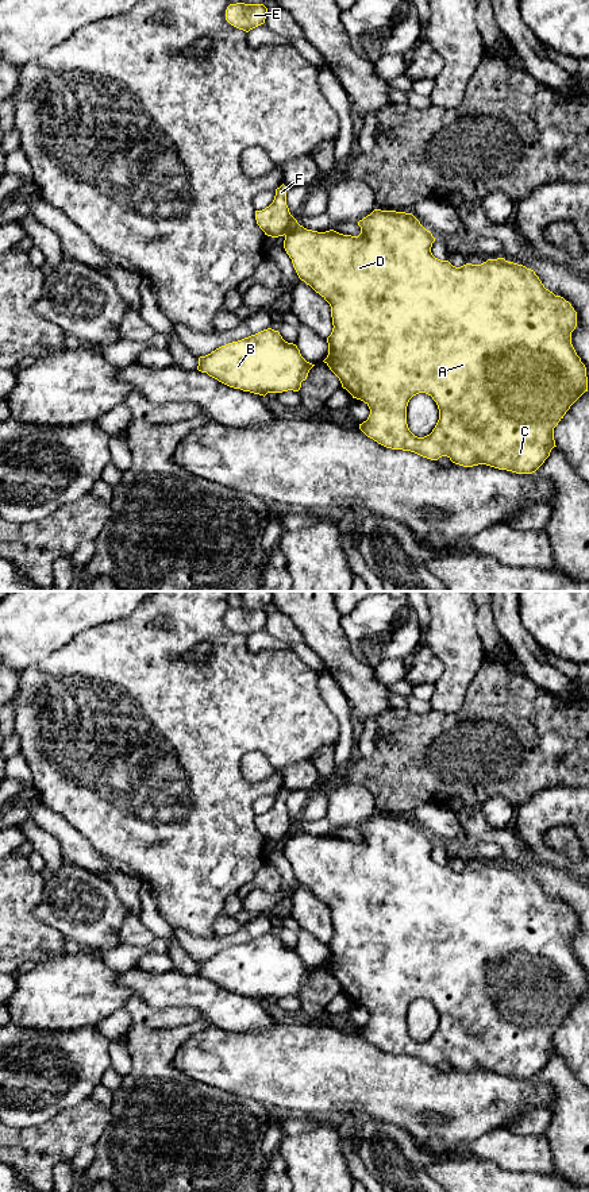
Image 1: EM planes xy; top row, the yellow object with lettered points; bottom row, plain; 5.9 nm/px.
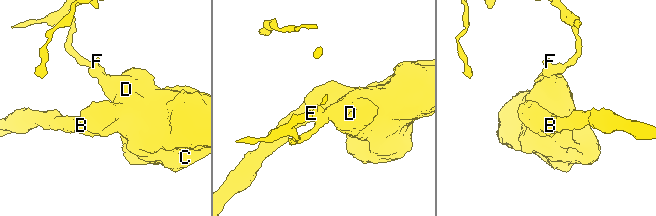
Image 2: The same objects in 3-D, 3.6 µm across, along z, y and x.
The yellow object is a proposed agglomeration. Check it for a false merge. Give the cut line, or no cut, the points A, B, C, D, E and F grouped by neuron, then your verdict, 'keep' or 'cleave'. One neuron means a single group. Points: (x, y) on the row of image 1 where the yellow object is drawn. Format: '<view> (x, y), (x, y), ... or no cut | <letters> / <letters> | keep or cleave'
xy (296, 222), (284, 234) | A B C D / E F | cleave

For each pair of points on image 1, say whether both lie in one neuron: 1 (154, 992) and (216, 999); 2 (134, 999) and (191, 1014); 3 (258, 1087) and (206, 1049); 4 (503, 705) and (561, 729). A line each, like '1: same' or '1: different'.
1: same
2: same
3: same
4: same

